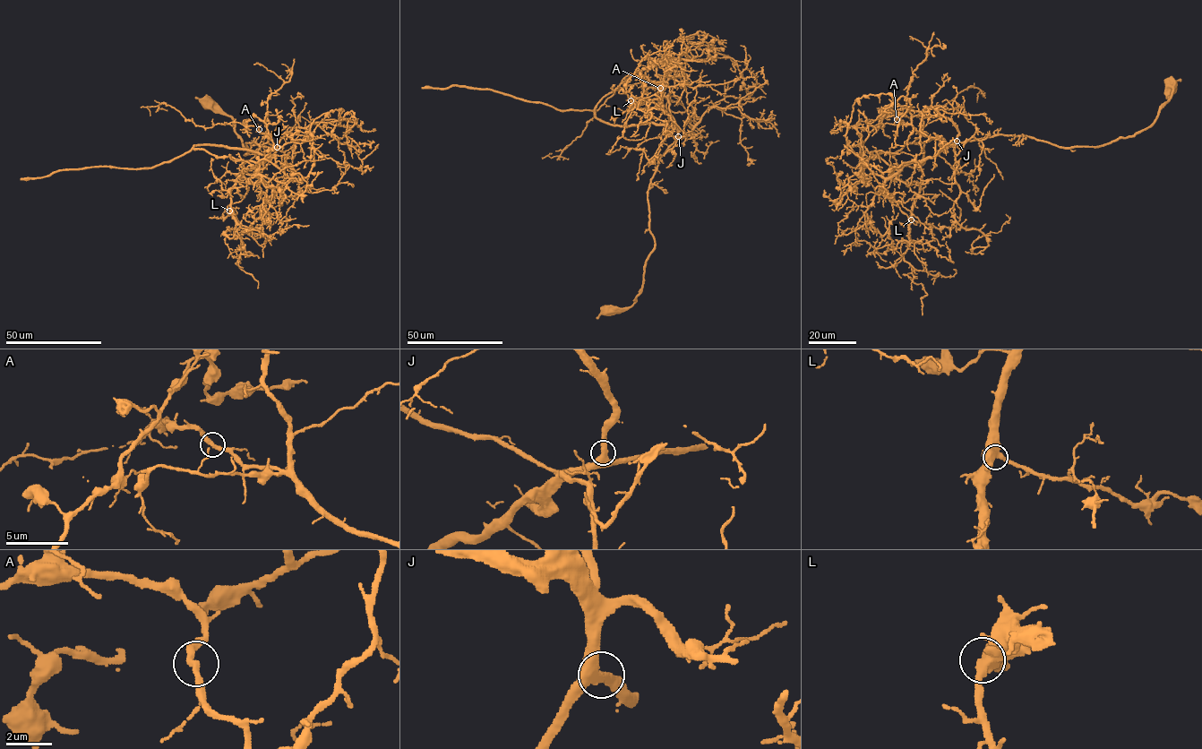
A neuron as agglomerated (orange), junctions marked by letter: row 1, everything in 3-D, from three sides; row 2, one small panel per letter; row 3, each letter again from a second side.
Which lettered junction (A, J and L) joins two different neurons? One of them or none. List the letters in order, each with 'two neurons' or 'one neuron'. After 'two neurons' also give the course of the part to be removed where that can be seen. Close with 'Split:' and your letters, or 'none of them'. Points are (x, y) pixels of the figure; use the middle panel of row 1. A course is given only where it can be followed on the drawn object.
A: one neuron
J: one neuron
L: one neuron
Split: none of them

